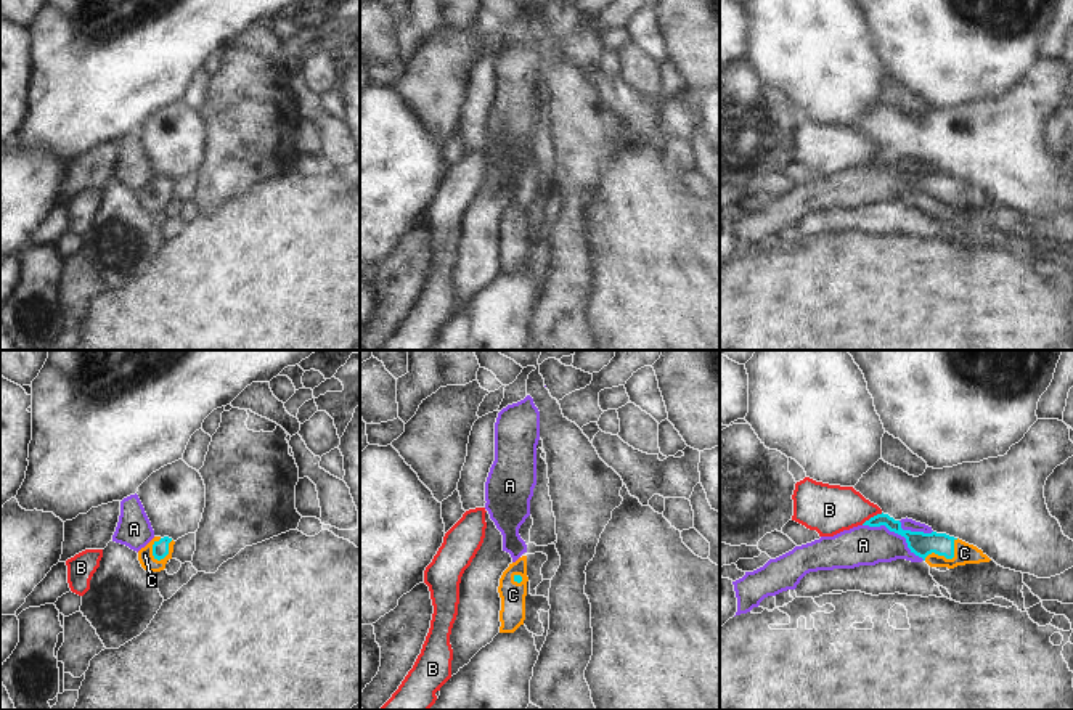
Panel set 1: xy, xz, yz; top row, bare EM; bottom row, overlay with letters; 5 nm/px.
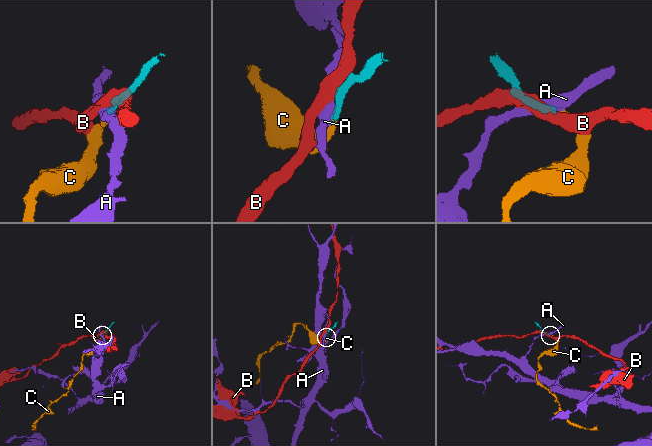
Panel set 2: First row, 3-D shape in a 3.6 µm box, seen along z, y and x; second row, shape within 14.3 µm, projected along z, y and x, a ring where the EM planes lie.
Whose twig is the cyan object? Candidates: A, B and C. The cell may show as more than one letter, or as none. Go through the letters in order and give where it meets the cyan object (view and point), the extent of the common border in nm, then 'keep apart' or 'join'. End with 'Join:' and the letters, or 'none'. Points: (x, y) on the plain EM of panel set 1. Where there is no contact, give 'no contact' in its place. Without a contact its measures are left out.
A: yz (897, 172) | 360 nm | keep apart
B: yz (871, 158) | 130 nm | keep apart
C: xy (166, 195) | 140 nm | join
Join: C

